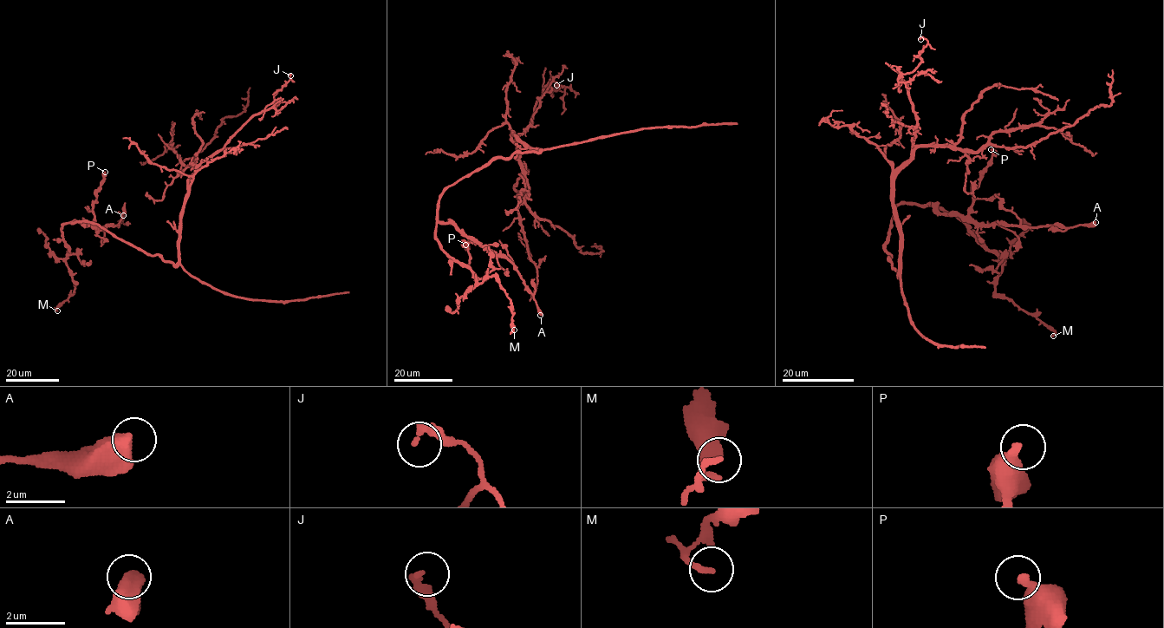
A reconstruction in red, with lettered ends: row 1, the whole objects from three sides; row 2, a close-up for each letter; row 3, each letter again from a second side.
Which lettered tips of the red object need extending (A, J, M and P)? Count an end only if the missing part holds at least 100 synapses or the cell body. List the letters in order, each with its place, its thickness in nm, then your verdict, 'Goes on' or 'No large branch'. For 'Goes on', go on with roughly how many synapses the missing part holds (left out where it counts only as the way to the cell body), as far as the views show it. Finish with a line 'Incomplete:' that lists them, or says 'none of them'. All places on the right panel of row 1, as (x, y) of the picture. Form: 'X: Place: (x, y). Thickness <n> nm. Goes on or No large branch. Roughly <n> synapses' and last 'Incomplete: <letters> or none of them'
A: Place: (1095, 222). Thickness 600 nm. No large branch
J: Place: (920, 39). Thickness 280 nm. No large branch
M: Place: (1053, 336). Thickness 180 nm. No large branch
P: Place: (991, 149). Thickness 320 nm. No large branch
Incomplete: none of them

